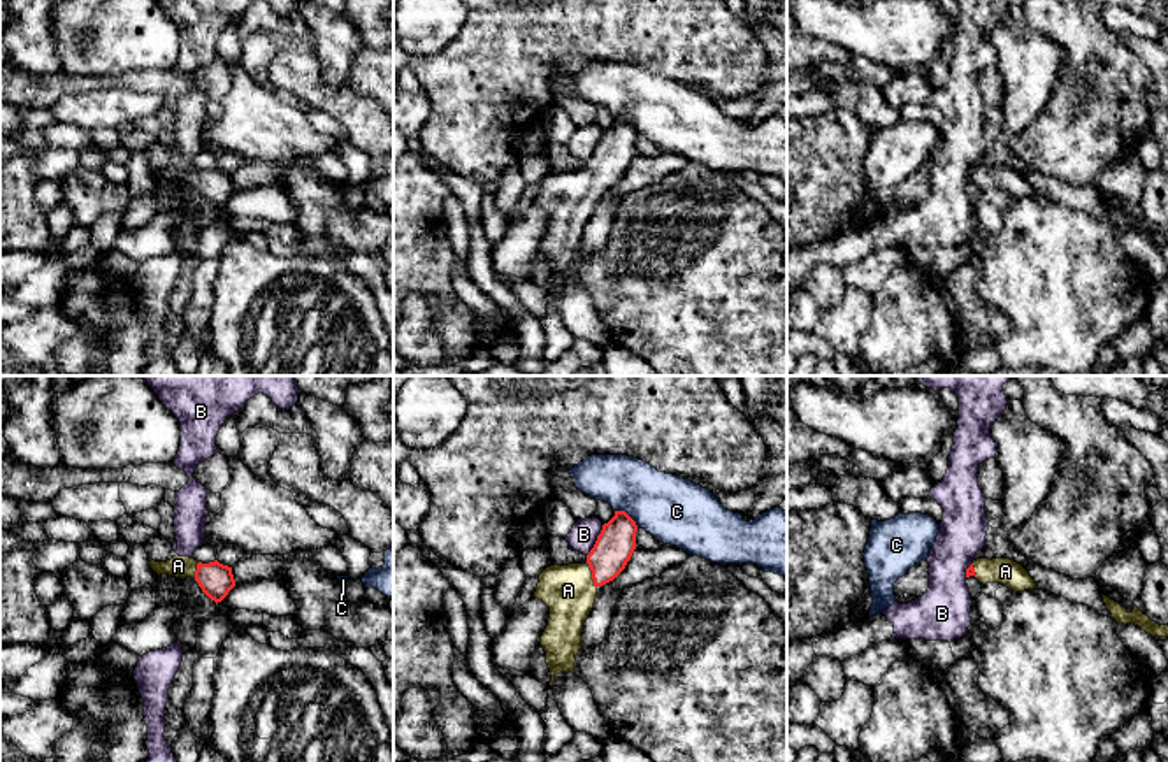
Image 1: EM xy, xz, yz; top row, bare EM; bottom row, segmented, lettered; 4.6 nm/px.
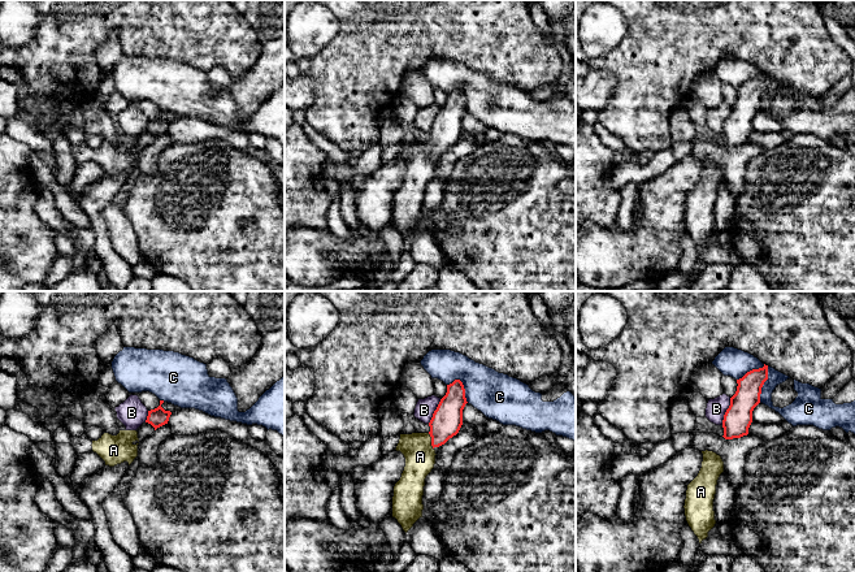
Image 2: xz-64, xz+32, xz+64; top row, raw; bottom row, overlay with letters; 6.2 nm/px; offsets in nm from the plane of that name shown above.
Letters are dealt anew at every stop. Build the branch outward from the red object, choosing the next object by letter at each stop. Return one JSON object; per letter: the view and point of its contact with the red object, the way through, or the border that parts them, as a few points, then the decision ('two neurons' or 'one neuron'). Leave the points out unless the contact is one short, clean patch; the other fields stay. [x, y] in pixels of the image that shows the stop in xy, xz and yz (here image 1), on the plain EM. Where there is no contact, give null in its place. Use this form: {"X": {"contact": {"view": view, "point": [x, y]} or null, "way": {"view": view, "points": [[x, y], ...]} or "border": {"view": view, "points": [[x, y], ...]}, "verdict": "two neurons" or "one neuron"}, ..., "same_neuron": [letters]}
{"A": {"contact": {"view": "xz", "point": [592, 181]}, "way": {"view": "xz", "points": [[615, 151], [608, 165], [592, 181], [568, 197]]}, "verdict": "one neuron"}, "B": {"contact": {"view": "xz", "point": [596, 148]}, "border": {"view": "xz", "points": [[603, 132], [587, 162]]}, "verdict": "two neurons"}, "C": {"contact": {"view": "xz", "point": [627, 122]}, "verdict": "two neurons"}, "same_neuron": ["A"]}

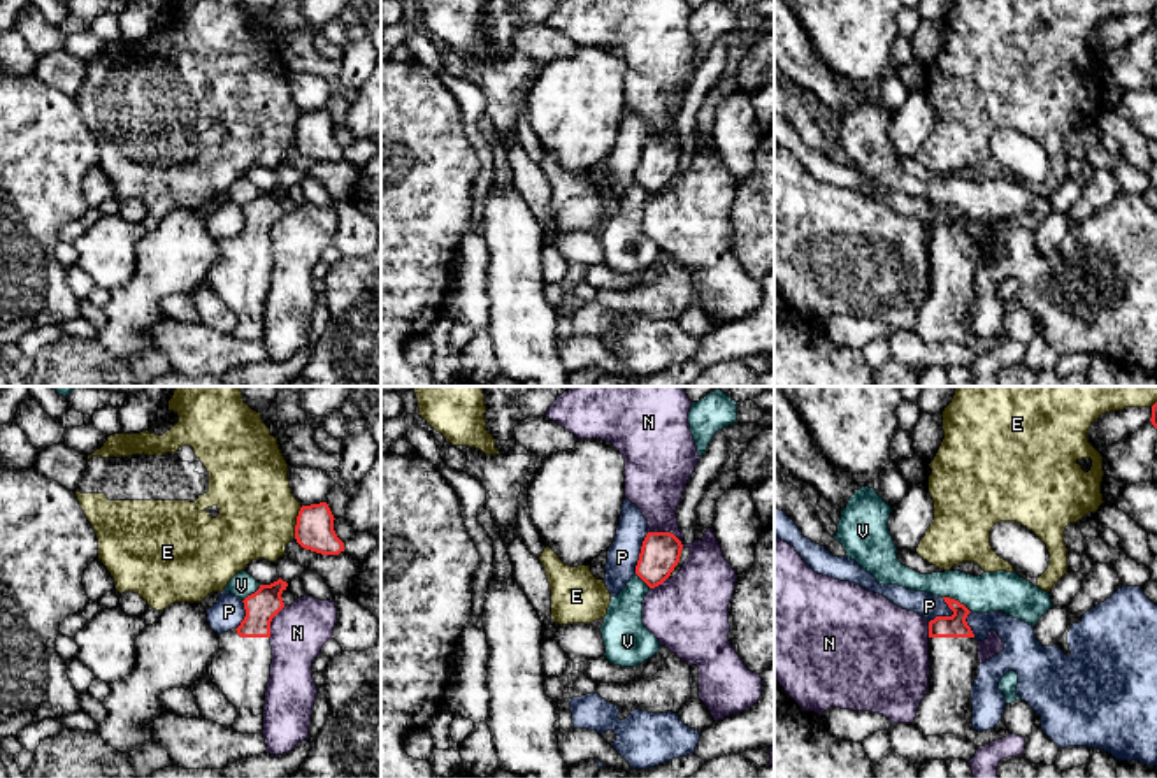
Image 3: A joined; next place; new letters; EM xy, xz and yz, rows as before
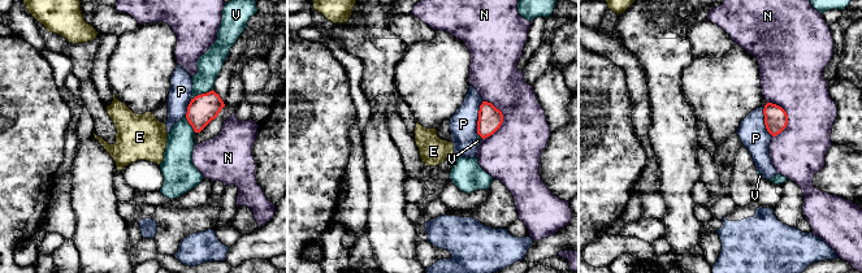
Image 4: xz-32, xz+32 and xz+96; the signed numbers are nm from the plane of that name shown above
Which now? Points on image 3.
{"E": {"contact": {"view": "xy", "point": [297, 129]}, "verdict": "two neurons"}, "N": {"contact": {"view": "xz", "point": [668, 139]}, "verdict": "two neurons"}, "P": {"contact": {"view": "xz", "point": [639, 160]}, "border": {"view": "xz", "points": [[648, 139], [634, 180]]}, "verdict": "two neurons"}, "V": {"contact": {"view": "yz", "point": [957, 208]}, "verdict": "two neurons"}, "same_neuron": []}

